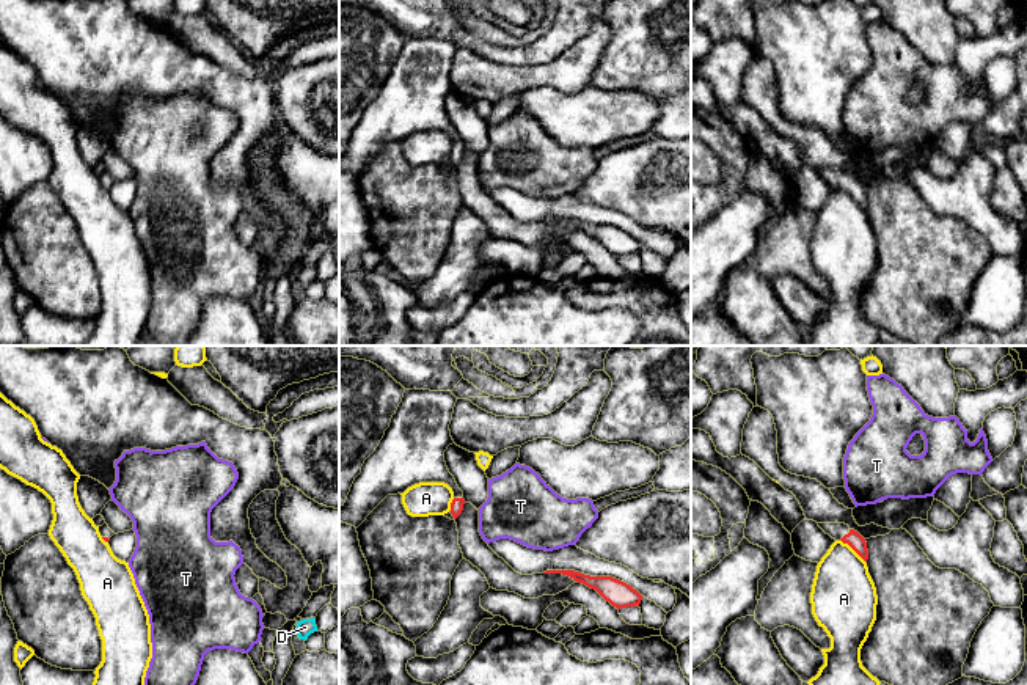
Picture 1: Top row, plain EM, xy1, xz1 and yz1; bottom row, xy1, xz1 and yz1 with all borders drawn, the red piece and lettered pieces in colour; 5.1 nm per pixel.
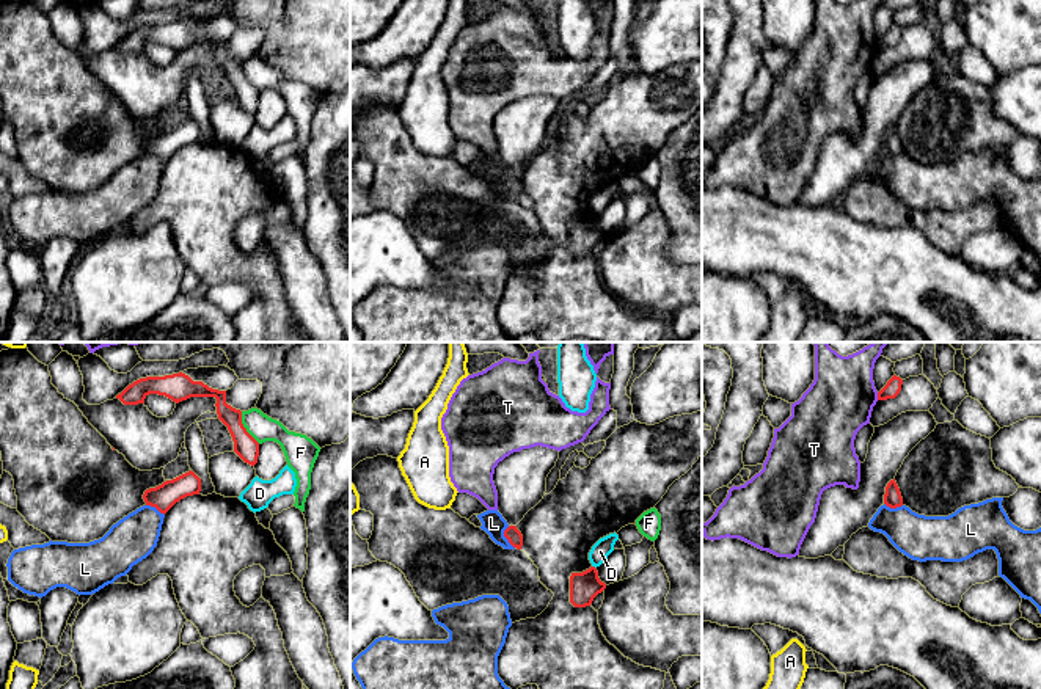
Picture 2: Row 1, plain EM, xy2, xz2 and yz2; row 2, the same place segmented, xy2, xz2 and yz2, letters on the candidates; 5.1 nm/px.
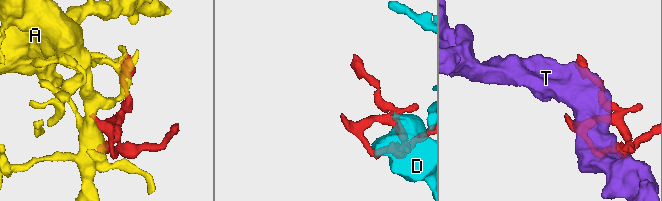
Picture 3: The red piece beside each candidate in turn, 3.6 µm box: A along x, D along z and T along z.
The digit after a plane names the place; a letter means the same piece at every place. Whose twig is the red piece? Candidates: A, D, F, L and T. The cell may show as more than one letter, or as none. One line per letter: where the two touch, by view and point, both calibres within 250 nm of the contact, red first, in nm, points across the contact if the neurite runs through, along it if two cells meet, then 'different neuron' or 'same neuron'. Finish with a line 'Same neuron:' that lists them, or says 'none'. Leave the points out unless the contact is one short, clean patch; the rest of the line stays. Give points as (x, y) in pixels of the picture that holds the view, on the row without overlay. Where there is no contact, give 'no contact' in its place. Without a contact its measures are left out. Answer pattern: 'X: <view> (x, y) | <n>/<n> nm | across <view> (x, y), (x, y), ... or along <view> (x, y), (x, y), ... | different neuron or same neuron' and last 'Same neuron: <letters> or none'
A: yz1 (853, 197) | 80/340 nm | different neuron
D: xz2 (594, 215) | 150/90 nm | different neuron
F: xy2 (244, 76) | 120/140 nm | along xy2 (241, 60), (244, 76), (259, 91) | different neuron
L: xz2 (504, 184) | 80/120 nm | along xz2 (507, 174), (504, 185), (514, 196) | different neuron
T: yz2 (878, 44) | 80/340 nm | different neuron
Same neuron: none

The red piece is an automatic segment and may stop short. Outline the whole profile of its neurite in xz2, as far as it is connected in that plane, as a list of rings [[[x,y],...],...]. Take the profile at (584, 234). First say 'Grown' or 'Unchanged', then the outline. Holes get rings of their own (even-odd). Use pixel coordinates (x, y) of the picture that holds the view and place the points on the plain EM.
Unchanged. [[[595,215],[570,224],[570,251],[575,256],[590,254],[594,246],[606,237]]]

